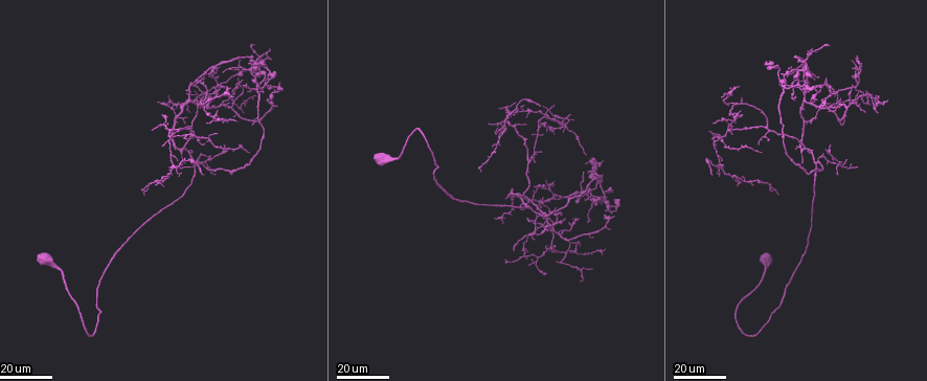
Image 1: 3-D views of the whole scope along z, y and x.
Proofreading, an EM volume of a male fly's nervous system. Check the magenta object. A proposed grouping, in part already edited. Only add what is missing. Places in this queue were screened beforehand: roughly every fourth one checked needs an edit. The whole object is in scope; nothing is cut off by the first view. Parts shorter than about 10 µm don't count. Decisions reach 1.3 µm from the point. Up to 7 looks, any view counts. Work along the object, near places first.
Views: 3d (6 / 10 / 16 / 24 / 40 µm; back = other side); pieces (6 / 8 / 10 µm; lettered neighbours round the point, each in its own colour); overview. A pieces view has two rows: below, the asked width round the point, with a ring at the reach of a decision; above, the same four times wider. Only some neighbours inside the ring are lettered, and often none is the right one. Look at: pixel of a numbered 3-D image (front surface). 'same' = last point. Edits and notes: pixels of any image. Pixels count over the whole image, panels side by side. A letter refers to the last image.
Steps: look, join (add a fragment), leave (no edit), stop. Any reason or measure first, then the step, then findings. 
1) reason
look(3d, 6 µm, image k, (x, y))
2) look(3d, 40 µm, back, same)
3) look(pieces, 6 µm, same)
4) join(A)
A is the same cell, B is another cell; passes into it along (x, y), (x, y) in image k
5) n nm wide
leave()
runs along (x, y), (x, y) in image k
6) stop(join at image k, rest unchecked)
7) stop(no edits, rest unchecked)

thin end
look(3d, 24 µm, image 1, (532, 222))

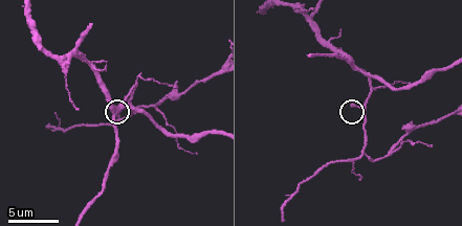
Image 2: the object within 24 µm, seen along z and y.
look(pieces, 10 µm, image 2, (349, 106))

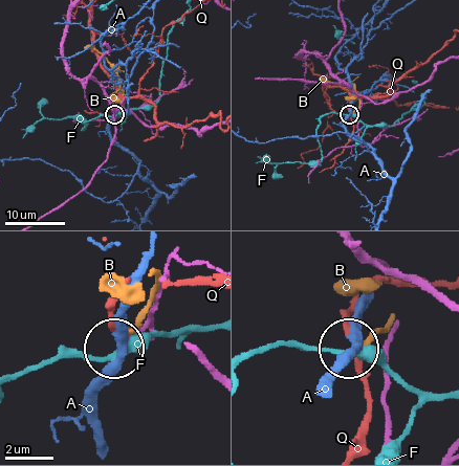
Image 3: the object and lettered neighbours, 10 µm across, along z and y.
leave()
A, B, F and Q are other cells; runs along (160, 279), (164, 274), (156, 311), (117, 345) in image 3; no lettered fragment goes on from it

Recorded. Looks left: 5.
an open end
look(3d, 24 µm, image 1, (488, 123))

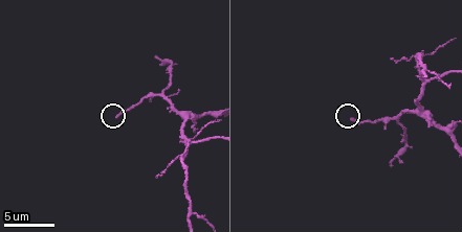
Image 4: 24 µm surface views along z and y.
look(3d, 10 µm, image 4, (353, 120))

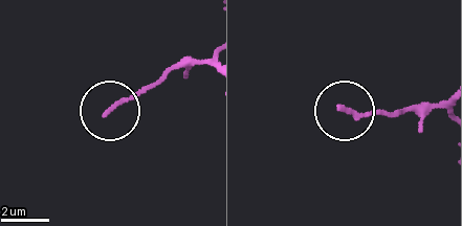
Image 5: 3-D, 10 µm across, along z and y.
look(pieces, 10 µm, image 5, (104, 110))

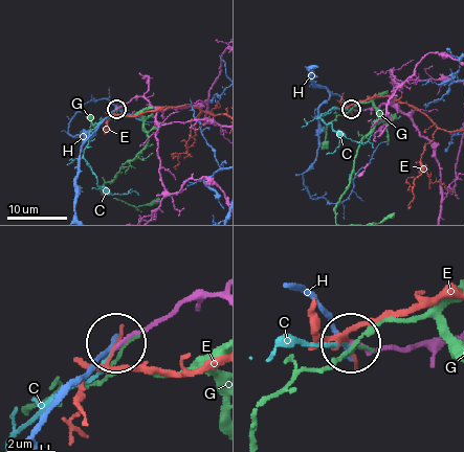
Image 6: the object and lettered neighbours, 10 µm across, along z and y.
join(C)
C is the same cell, E, G and H are other cells; the cell continues

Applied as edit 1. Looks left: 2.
tapers out
look(3d, 16 µm, image 1, (175, 148))

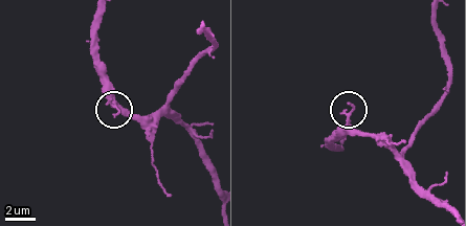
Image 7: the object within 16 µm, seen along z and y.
look(pieces, 6 µm, image 7, (351, 107))

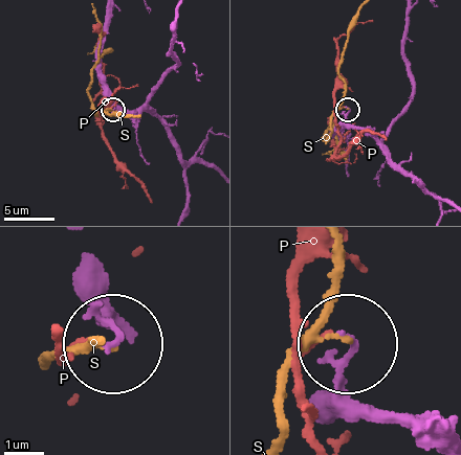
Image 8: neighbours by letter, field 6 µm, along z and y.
leave()
P and S are other cells; runs along (430, 441), (359, 399), (350, 351) in image 8; none of them fits

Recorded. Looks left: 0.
stop(join at image 6, rest unchecked)

